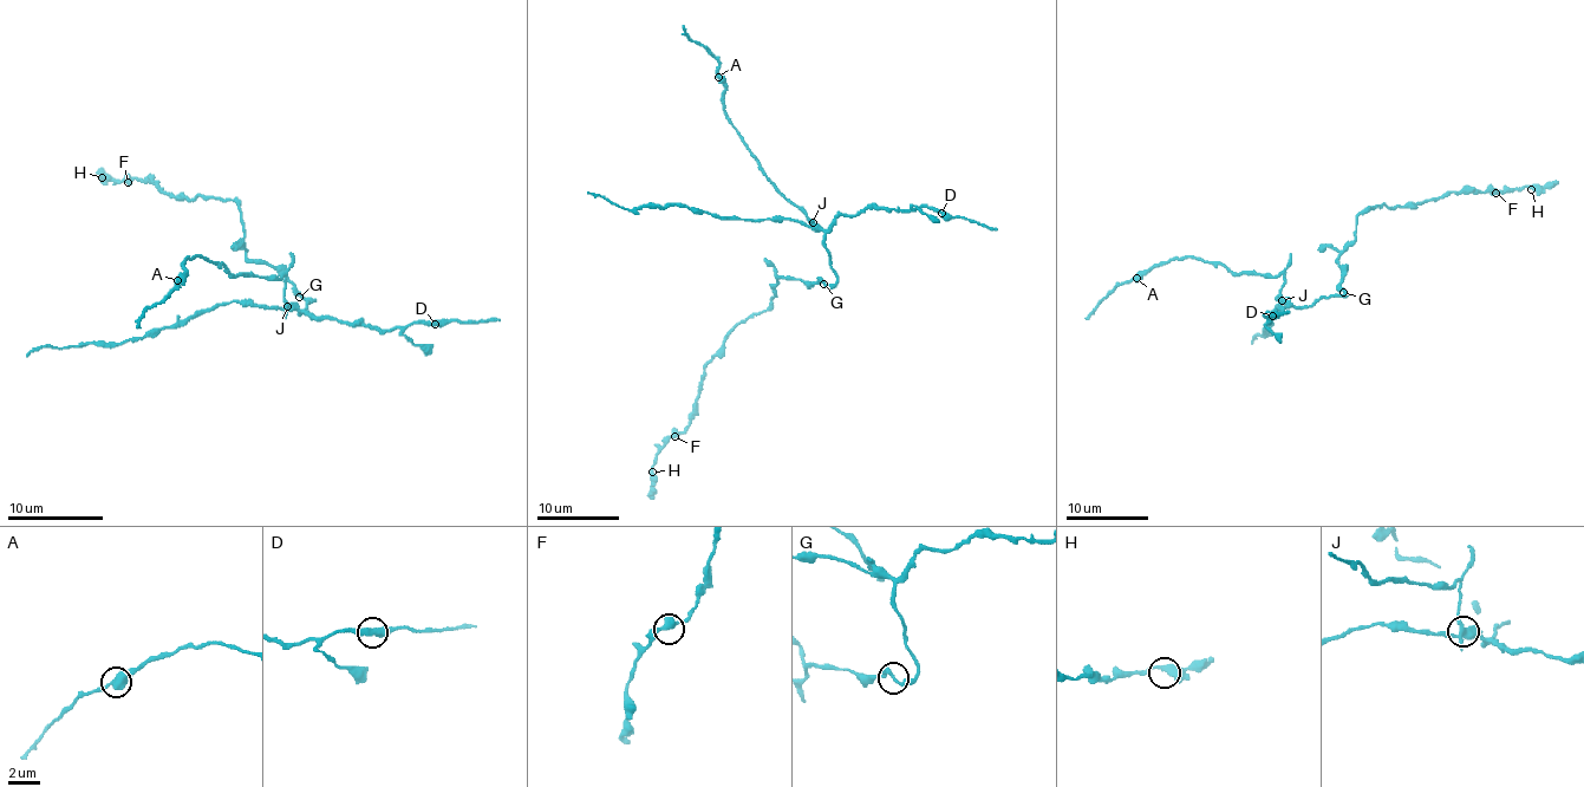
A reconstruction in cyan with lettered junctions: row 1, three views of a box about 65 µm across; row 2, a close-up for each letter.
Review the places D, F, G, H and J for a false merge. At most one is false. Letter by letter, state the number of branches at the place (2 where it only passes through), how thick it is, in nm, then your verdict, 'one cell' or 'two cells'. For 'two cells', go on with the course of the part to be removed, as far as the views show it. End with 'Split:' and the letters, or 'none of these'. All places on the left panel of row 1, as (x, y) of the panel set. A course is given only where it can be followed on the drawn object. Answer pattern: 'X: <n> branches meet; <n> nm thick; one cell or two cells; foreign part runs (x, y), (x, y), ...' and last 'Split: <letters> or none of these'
D: 2 branches meet; 400 nm thick; one cell
F: 3 branches meet; 360 nm thick; one cell
G: 2 branches meet; 280 nm thick; one cell
H: 2 branches meet; 420 nm thick; one cell
J: 3 branches meet; 360 nm thick; two cells; foreign part runs (287, 306), (282, 275), (233, 275), (221, 264), (189, 257), (177, 285), (144, 313), (137, 326)
Split: J

